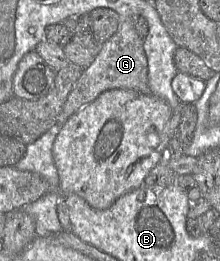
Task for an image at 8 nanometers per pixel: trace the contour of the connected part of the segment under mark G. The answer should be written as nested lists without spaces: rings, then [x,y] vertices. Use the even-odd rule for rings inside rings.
[[[121,18],[117,31],[103,44],[93,63],[83,68],[81,77],[69,93],[56,121],[62,125],[78,110],[93,102],[101,93],[112,89],[134,90],[150,94],[148,84],[148,62],[143,47],[144,39],[137,33],[132,18]]]

